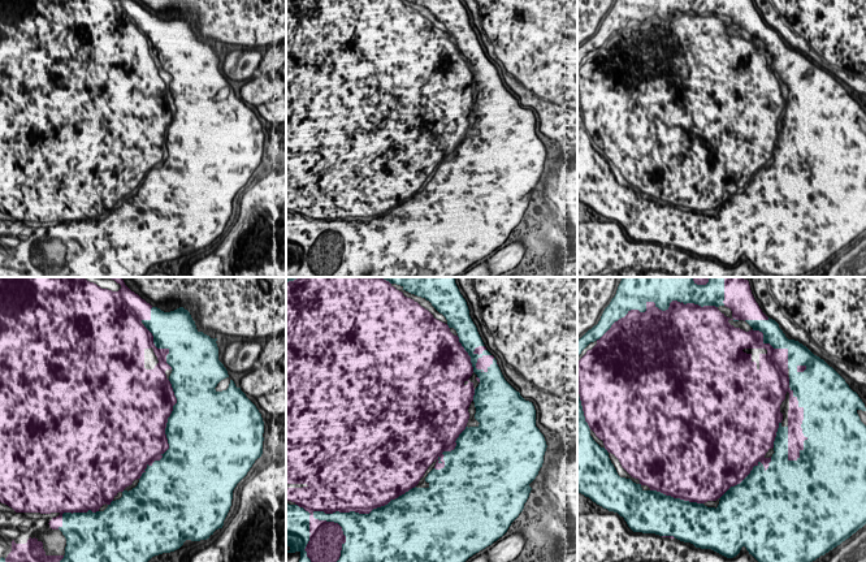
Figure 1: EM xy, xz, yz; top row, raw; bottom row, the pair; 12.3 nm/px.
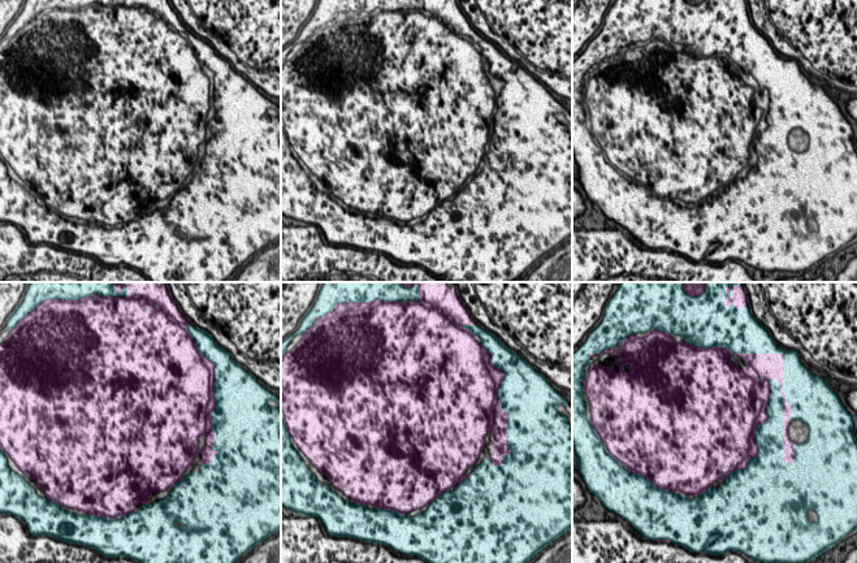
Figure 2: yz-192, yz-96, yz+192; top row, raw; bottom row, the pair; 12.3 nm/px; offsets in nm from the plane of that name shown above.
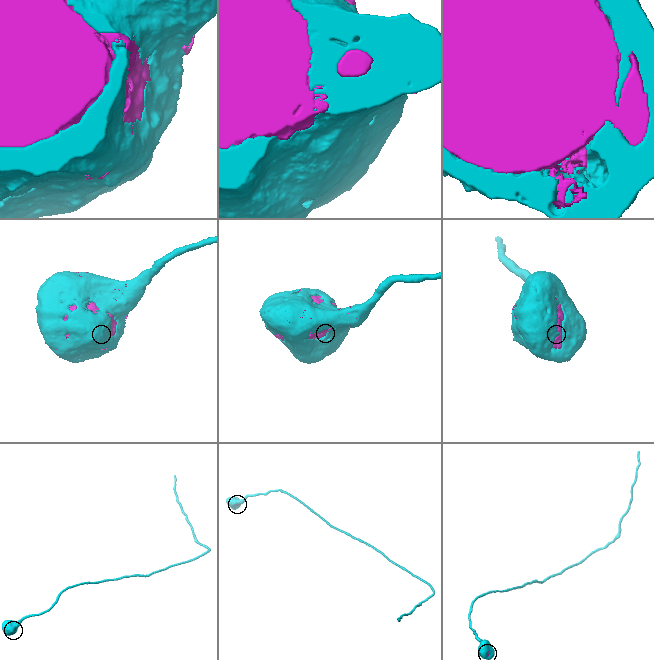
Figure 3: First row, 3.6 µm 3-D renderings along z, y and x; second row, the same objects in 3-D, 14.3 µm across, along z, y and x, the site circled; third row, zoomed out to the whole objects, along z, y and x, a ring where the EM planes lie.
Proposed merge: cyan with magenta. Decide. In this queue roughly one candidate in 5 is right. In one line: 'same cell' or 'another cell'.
same cell

